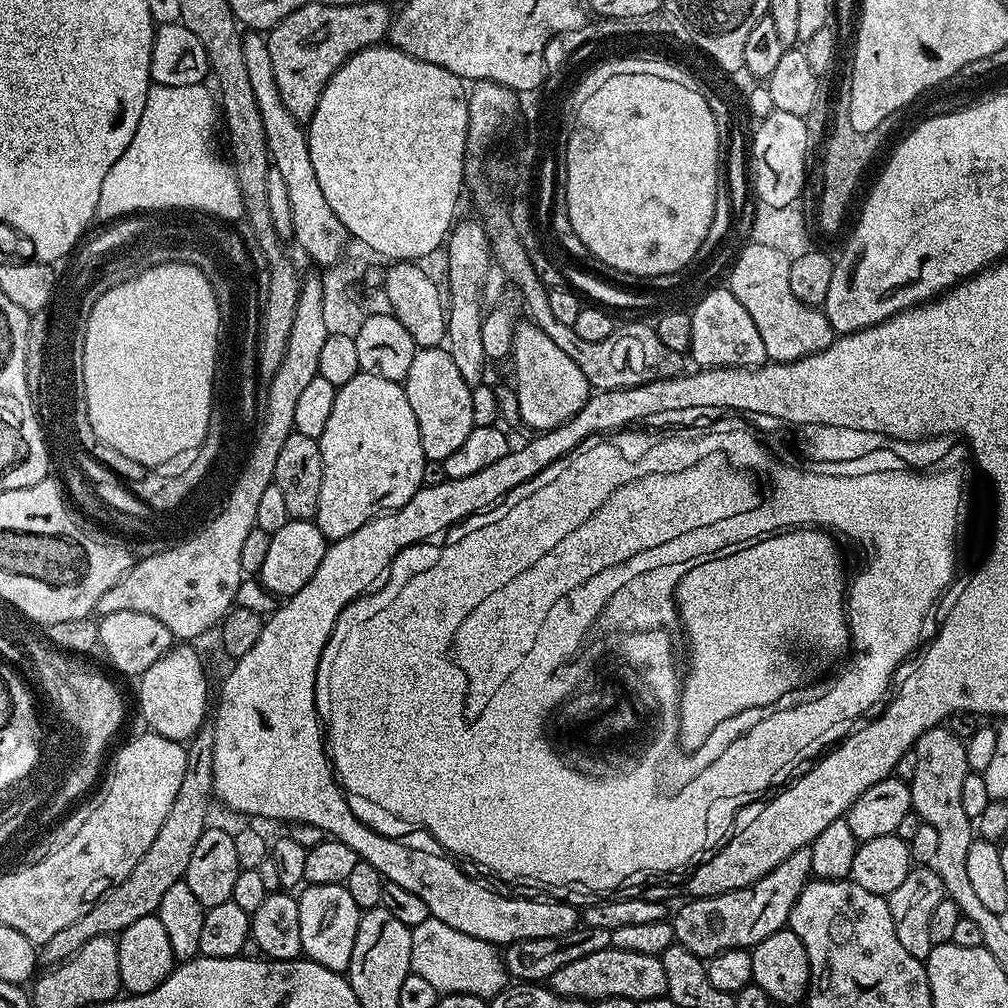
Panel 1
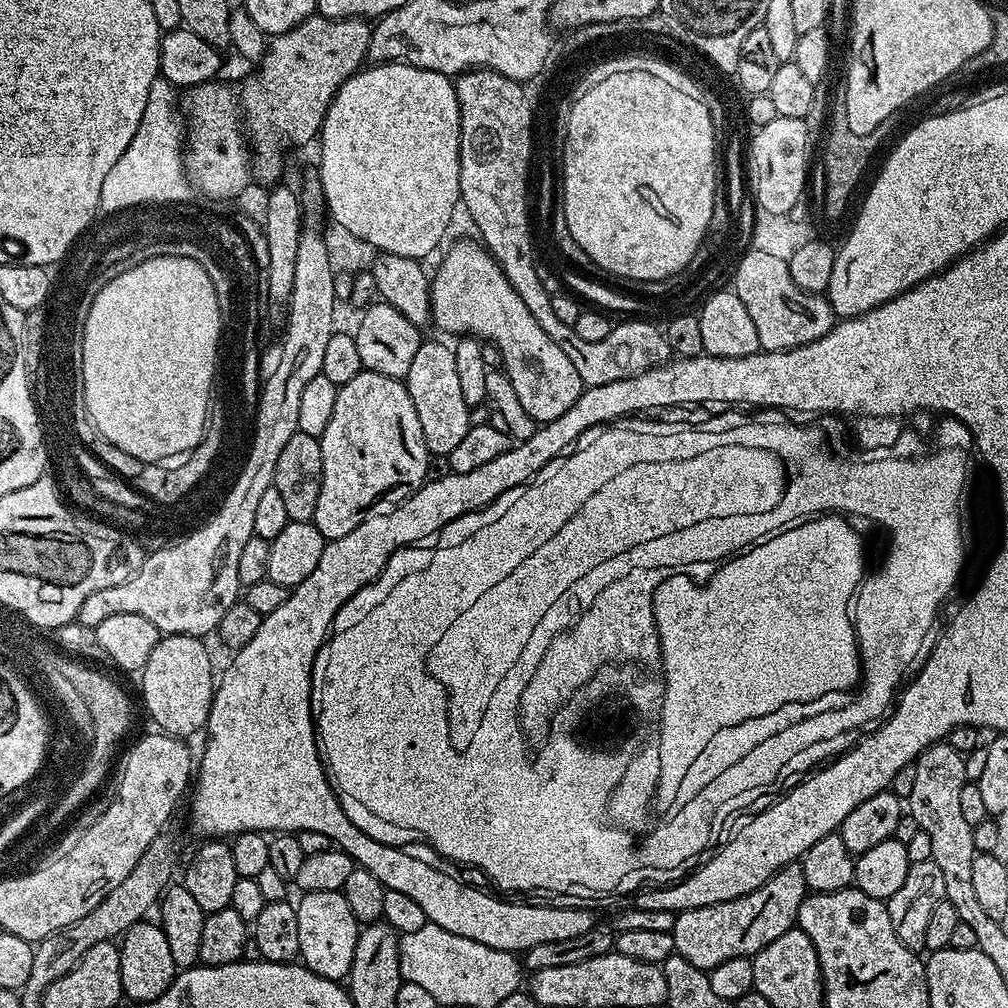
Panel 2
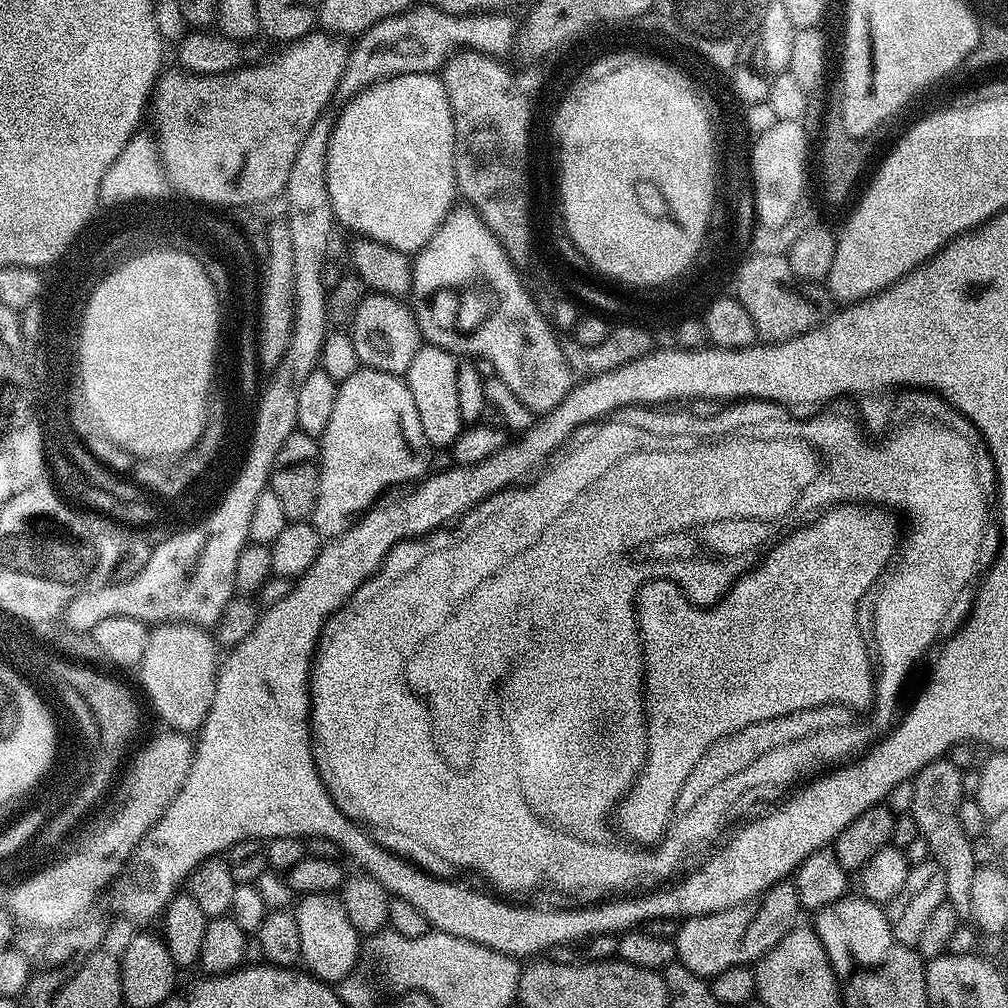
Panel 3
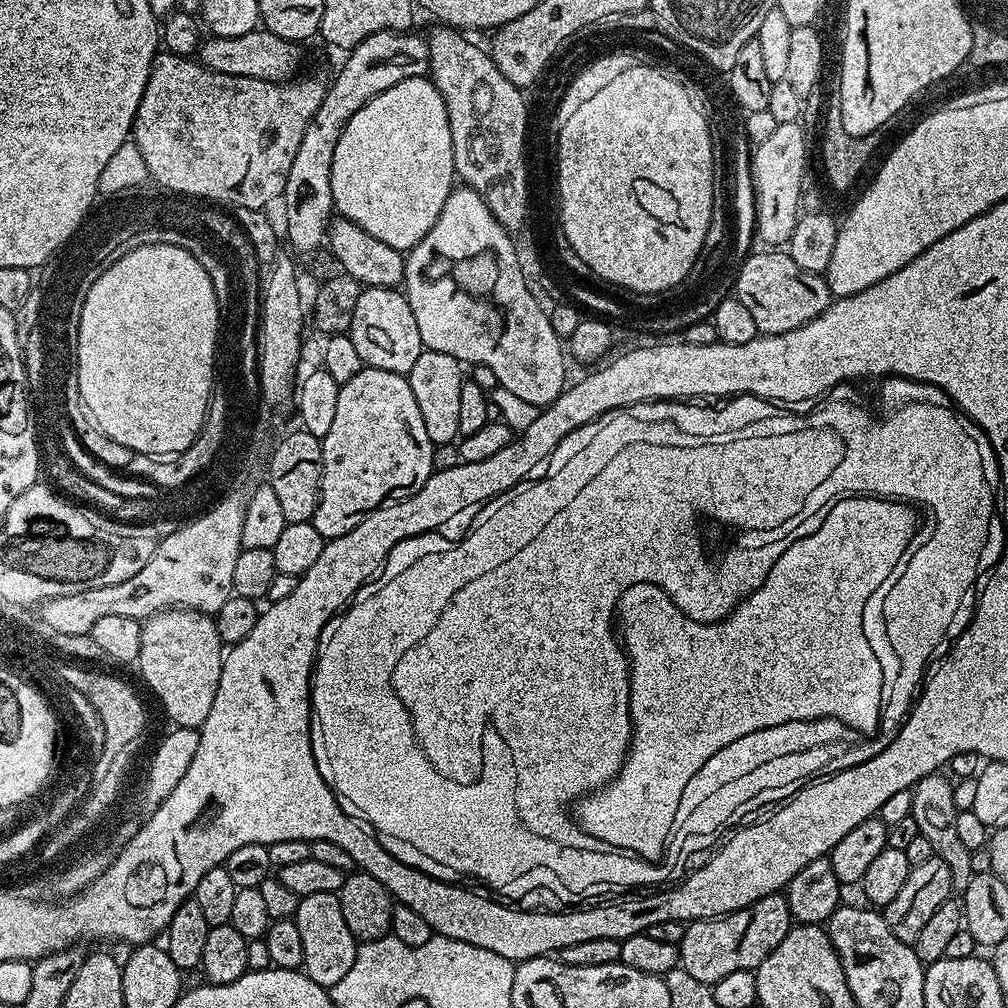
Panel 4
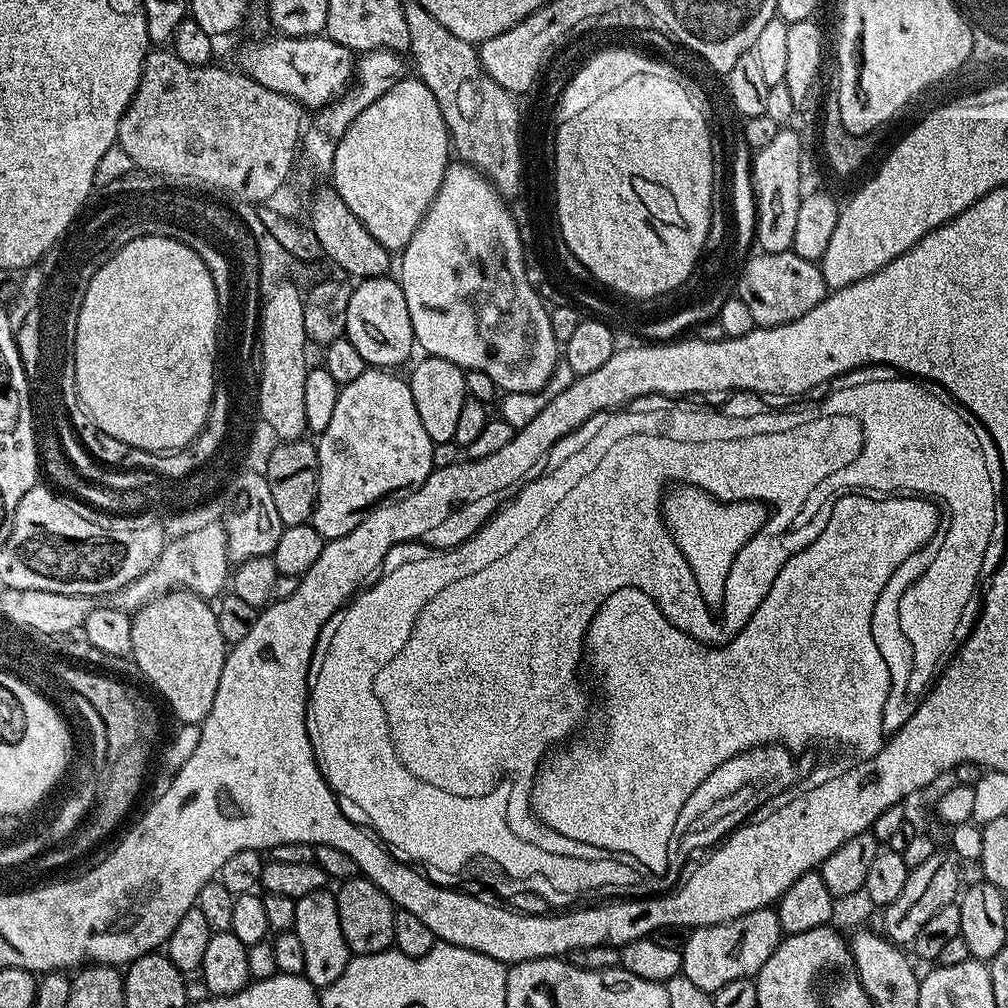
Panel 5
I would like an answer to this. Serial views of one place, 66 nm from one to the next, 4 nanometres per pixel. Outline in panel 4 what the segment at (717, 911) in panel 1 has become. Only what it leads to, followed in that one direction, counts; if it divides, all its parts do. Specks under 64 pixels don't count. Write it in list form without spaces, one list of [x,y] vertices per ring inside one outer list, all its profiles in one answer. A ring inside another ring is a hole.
[[[783,891],[763,896],[749,908],[731,912],[729,916],[715,916],[712,920],[691,921],[685,927],[684,937],[678,946],[680,950],[679,967],[684,968],[686,974],[698,978],[698,982],[709,986],[726,978],[726,974],[734,974],[734,970],[755,970],[776,949],[778,942],[782,942],[782,938],[786,938],[788,929],[793,927],[793,924],[794,919]]]

